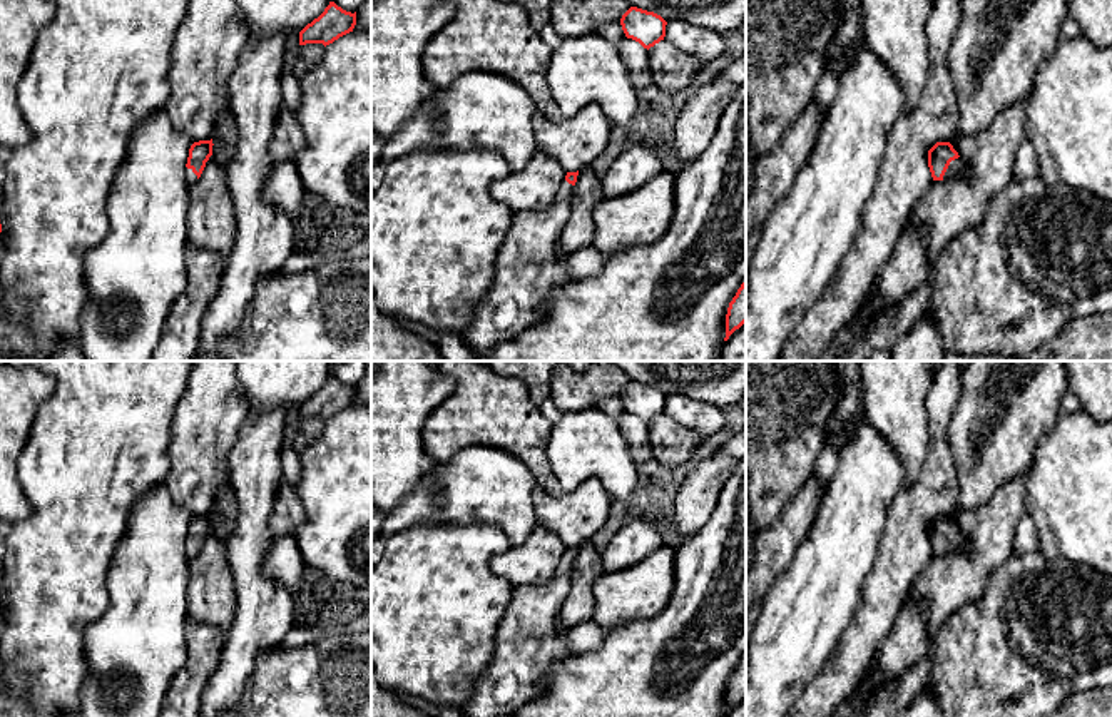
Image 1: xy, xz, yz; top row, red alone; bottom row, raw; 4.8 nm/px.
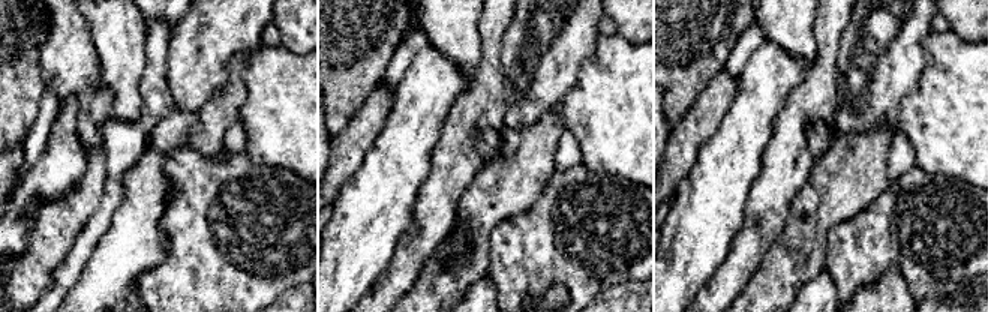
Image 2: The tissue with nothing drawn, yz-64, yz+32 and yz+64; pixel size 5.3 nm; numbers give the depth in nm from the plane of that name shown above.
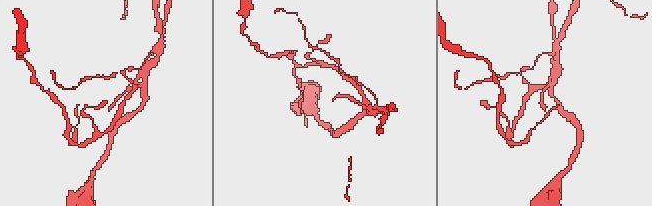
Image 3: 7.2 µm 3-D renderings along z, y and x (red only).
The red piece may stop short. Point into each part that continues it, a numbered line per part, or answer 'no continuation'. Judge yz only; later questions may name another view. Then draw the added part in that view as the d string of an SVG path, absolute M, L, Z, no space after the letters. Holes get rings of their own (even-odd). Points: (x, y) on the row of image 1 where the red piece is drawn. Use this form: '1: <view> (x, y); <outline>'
1: yz (957, 167); M958 157L958 159L955 159L955 160L950 162L950 165L948 165L948 169L946 169L945 175L943 175L943 181L948 181L951 177L962 177L962 175L965 175L968 172L970 172L968 164L963 162Z

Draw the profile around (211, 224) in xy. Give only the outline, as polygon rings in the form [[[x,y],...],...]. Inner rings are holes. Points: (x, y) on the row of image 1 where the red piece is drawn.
[[[209,157],[201,177],[189,184],[187,237],[194,247],[227,261],[234,247],[236,217],[226,167]]]

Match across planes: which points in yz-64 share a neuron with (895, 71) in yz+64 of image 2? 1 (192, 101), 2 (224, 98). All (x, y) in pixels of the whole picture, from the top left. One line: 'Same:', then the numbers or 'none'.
Same: 1

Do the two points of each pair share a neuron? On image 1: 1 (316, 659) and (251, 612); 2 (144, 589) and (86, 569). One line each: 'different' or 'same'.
1: different
2: different

